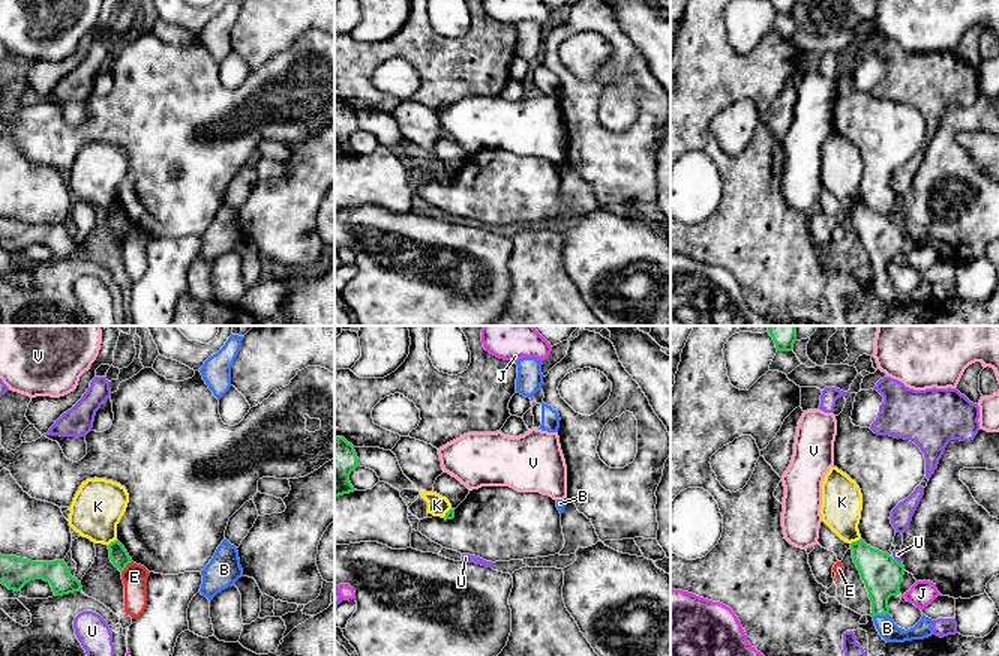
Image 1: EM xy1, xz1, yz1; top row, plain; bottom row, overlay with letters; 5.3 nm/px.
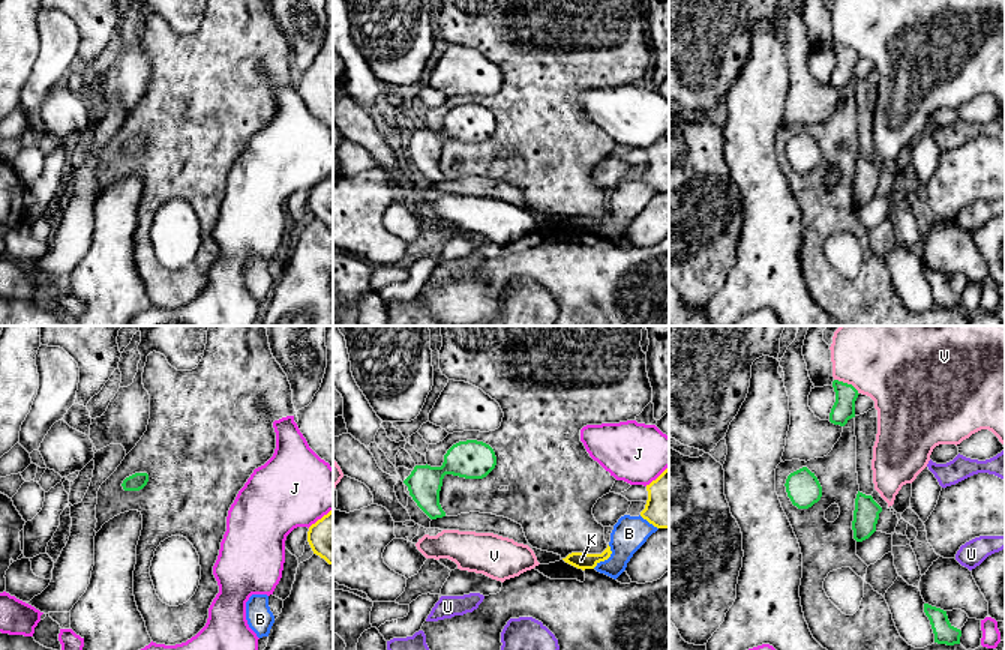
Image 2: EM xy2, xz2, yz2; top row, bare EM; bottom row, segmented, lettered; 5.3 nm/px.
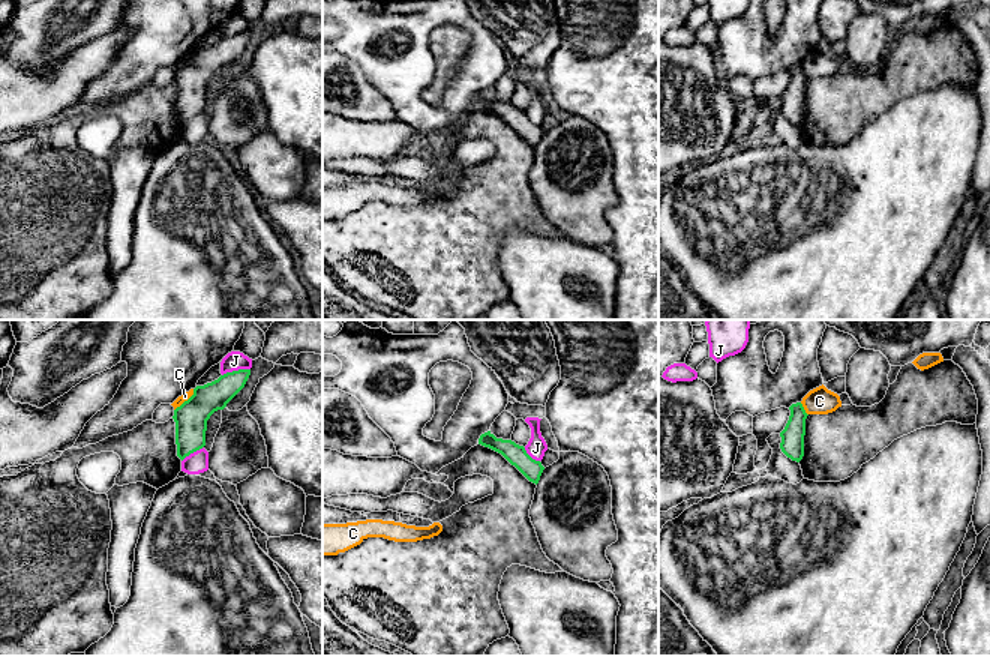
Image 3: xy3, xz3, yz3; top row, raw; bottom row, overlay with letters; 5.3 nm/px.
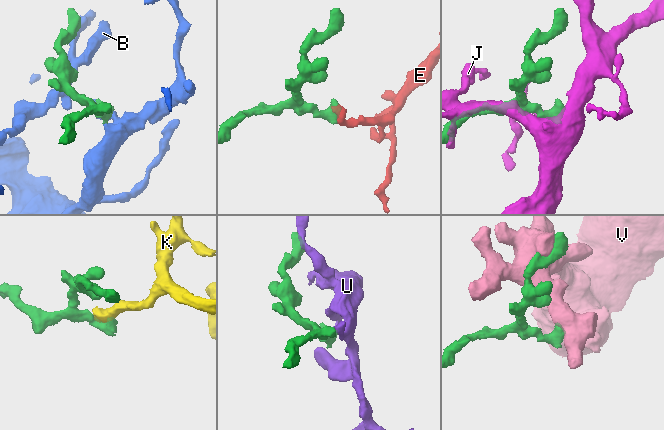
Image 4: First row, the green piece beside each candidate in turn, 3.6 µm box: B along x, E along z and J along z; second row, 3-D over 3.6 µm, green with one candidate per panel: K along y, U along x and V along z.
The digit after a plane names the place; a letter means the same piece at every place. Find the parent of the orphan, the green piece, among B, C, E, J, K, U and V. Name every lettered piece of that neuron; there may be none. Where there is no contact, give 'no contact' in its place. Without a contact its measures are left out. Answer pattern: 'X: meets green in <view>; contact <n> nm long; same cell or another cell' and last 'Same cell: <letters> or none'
B: meets green in yz1; contact 90 nm long; same cell
C: meets green in xy3; contact 160 nm long; another cell
E: meets green in xy1; contact 90 nm long; another cell
J: meets green in xy3; contact 160 nm long; another cell
K: meets green in yz1; contact 70 nm long; another cell
U: meets green in yz1; contact 50 nm long; another cell
V: meets green in yz2; contact 160 nm long; another cell
Same cell: B

